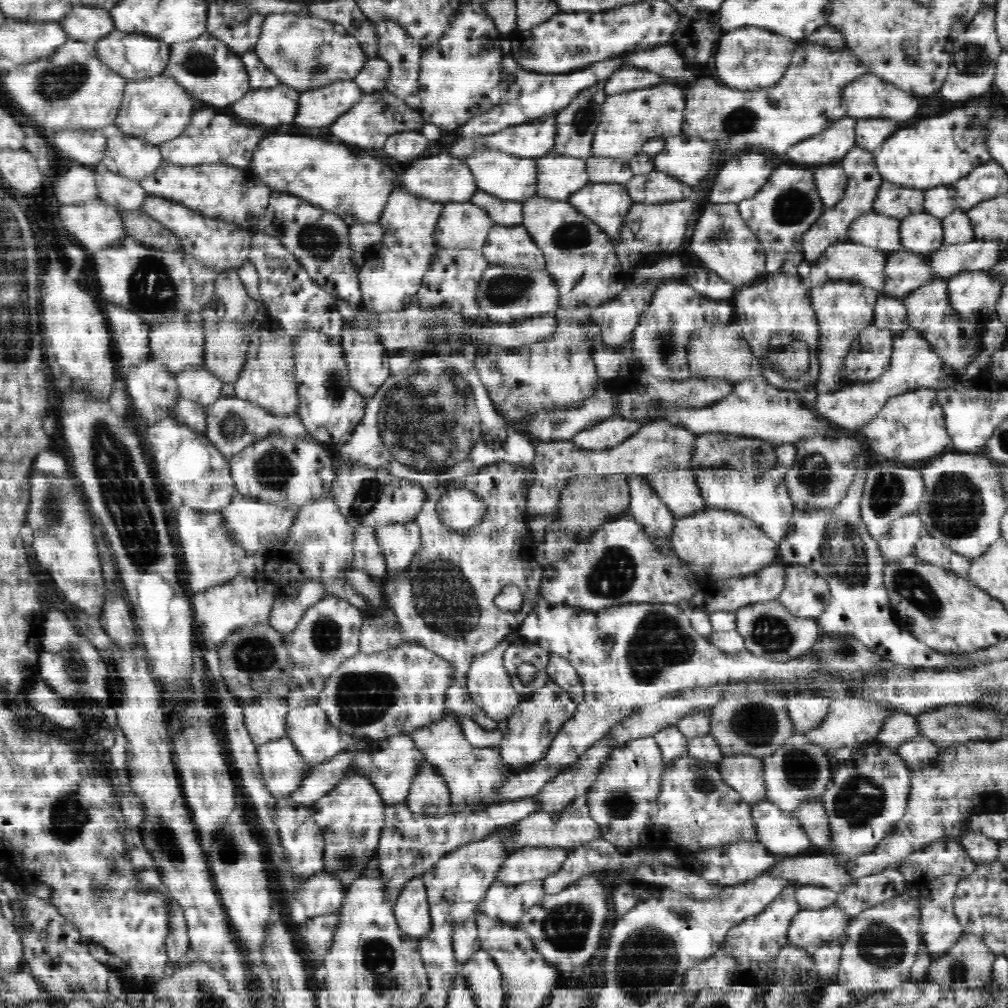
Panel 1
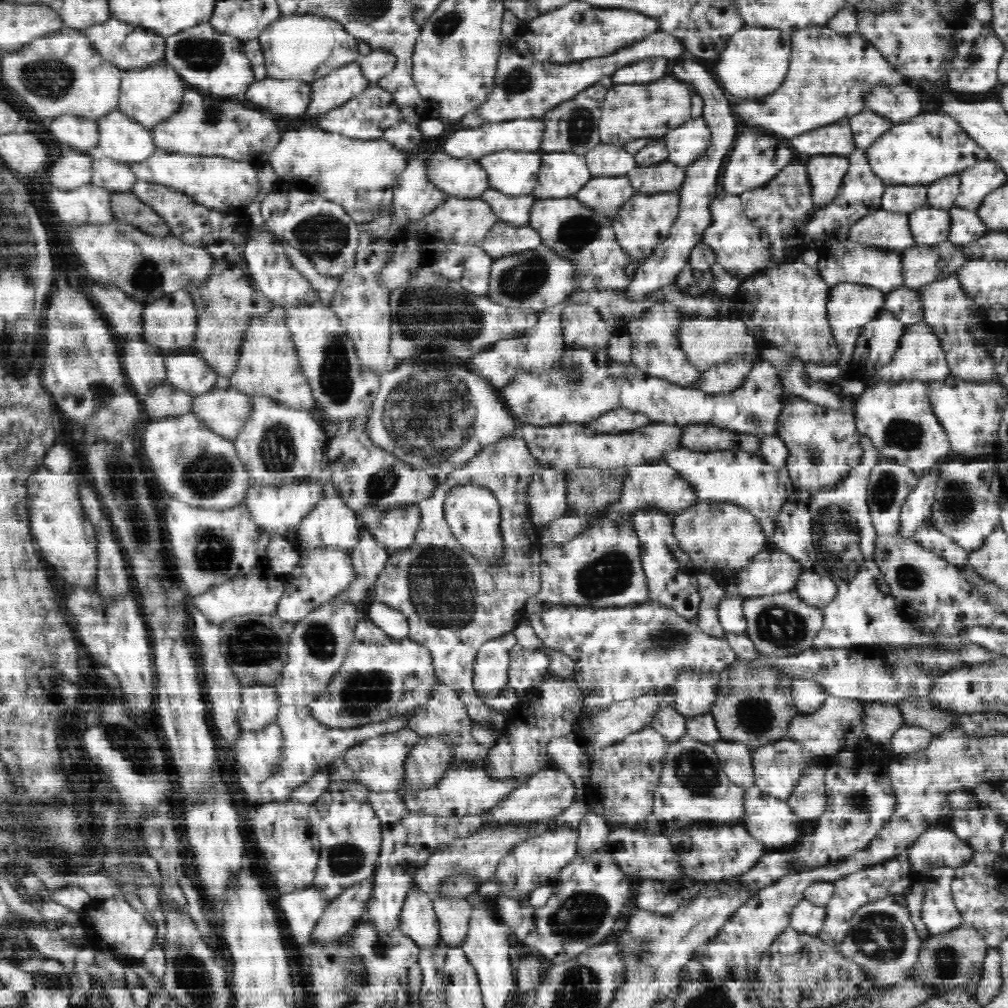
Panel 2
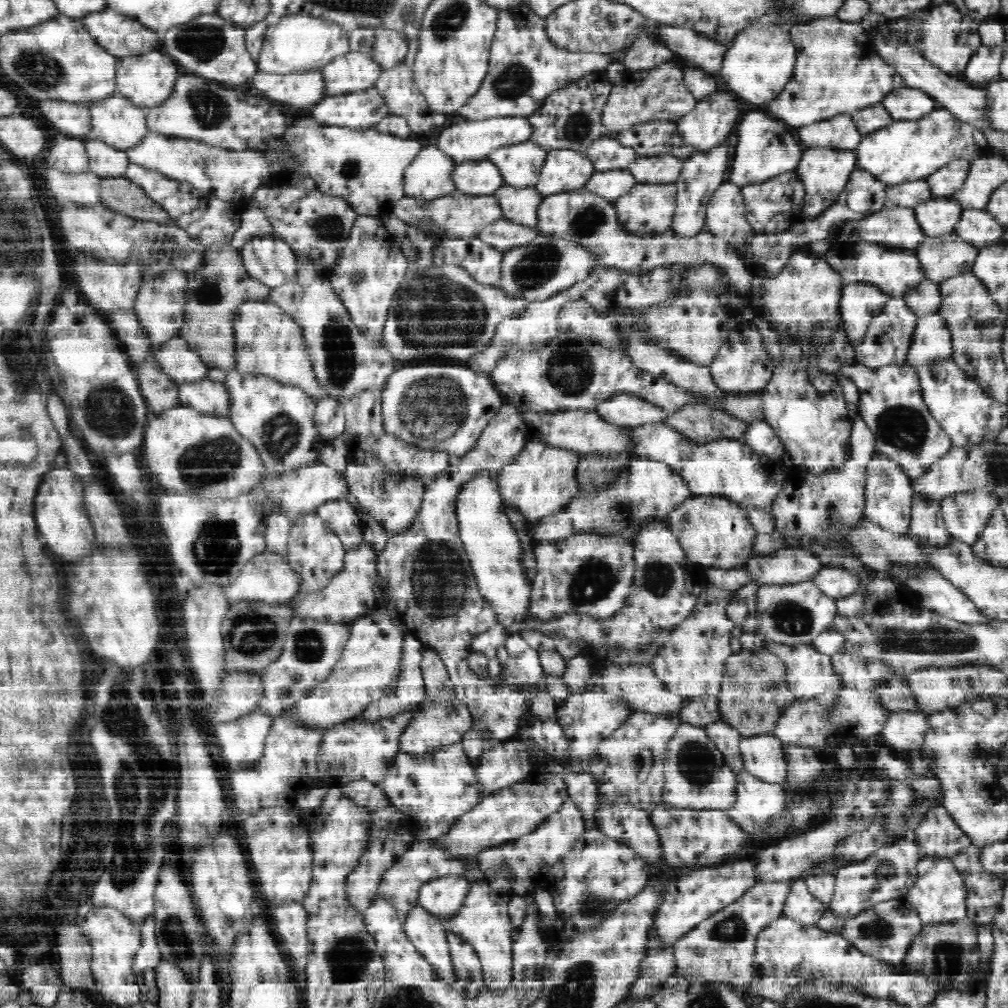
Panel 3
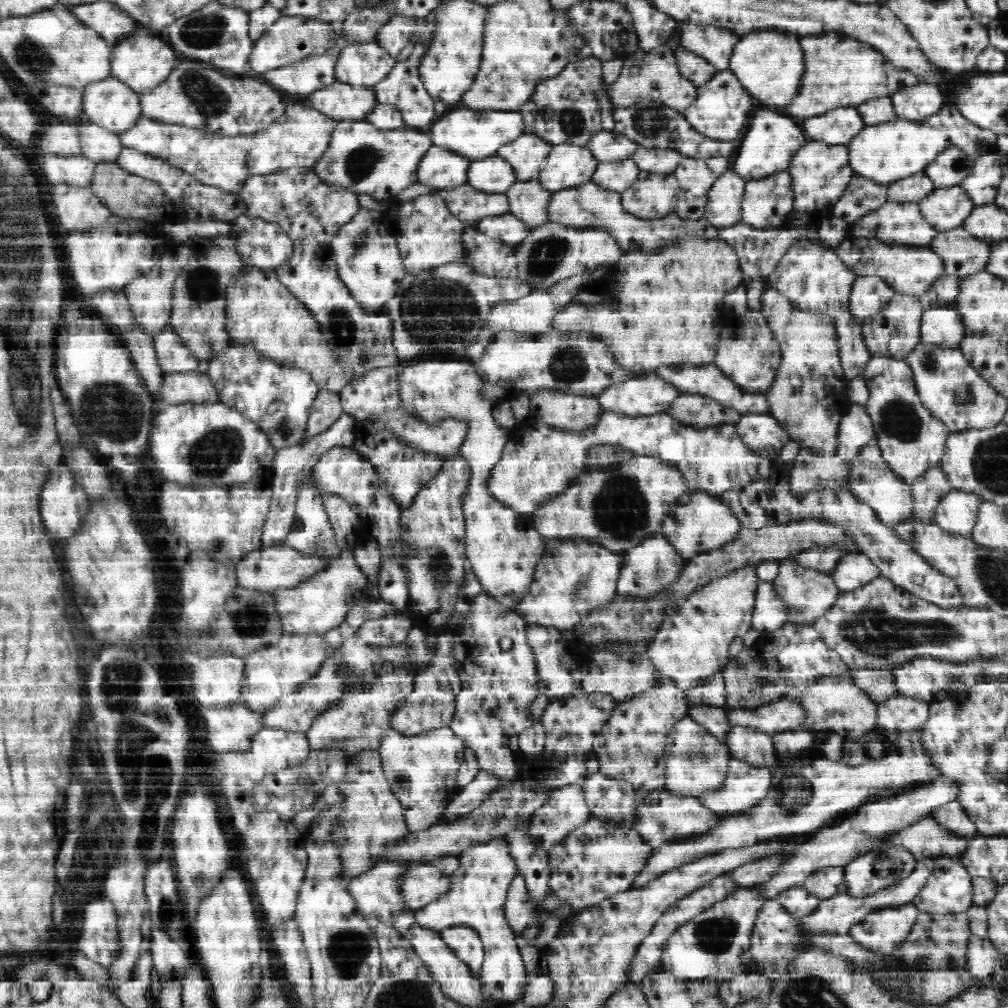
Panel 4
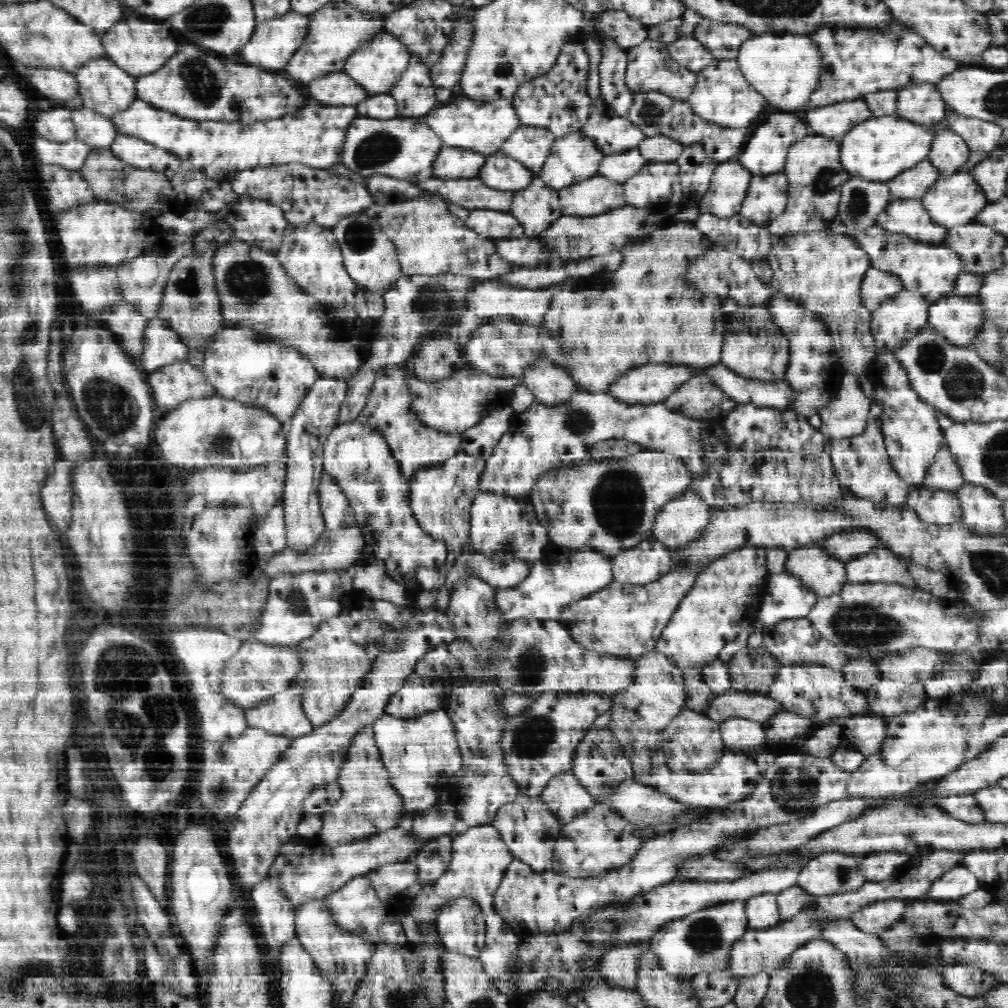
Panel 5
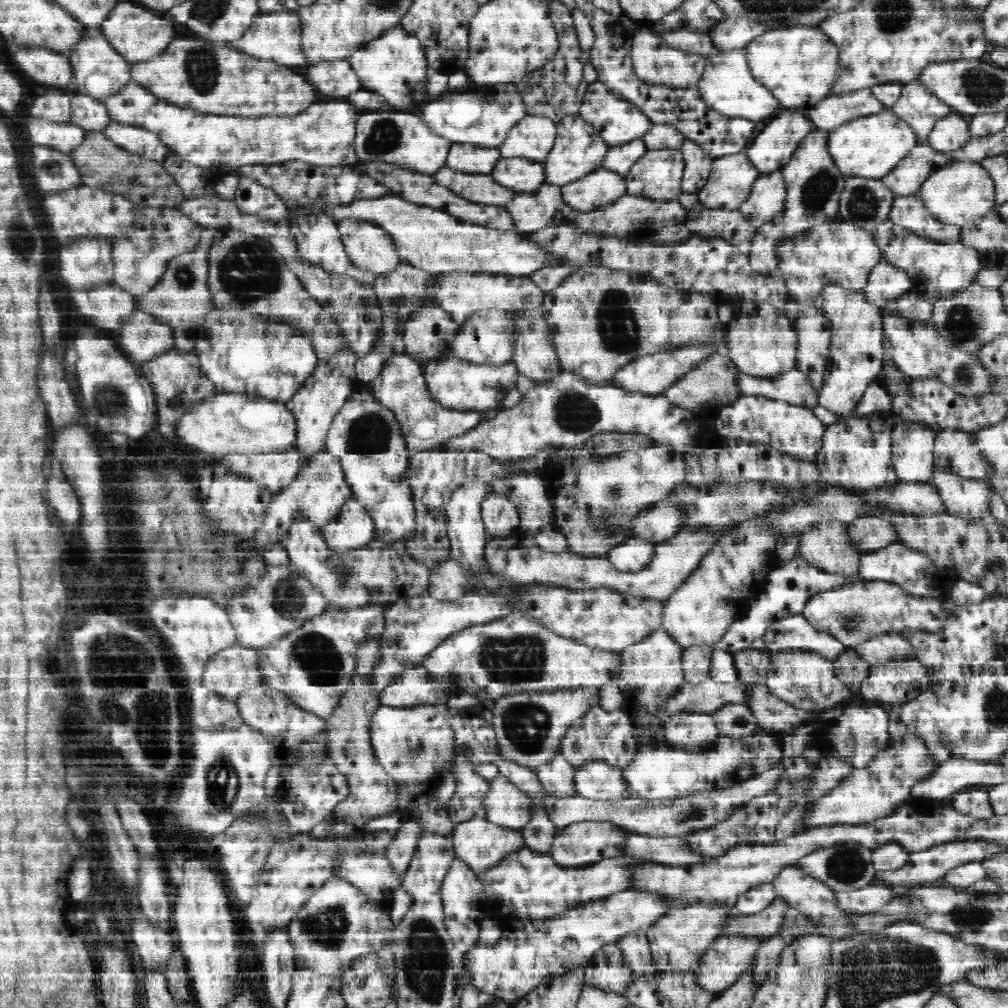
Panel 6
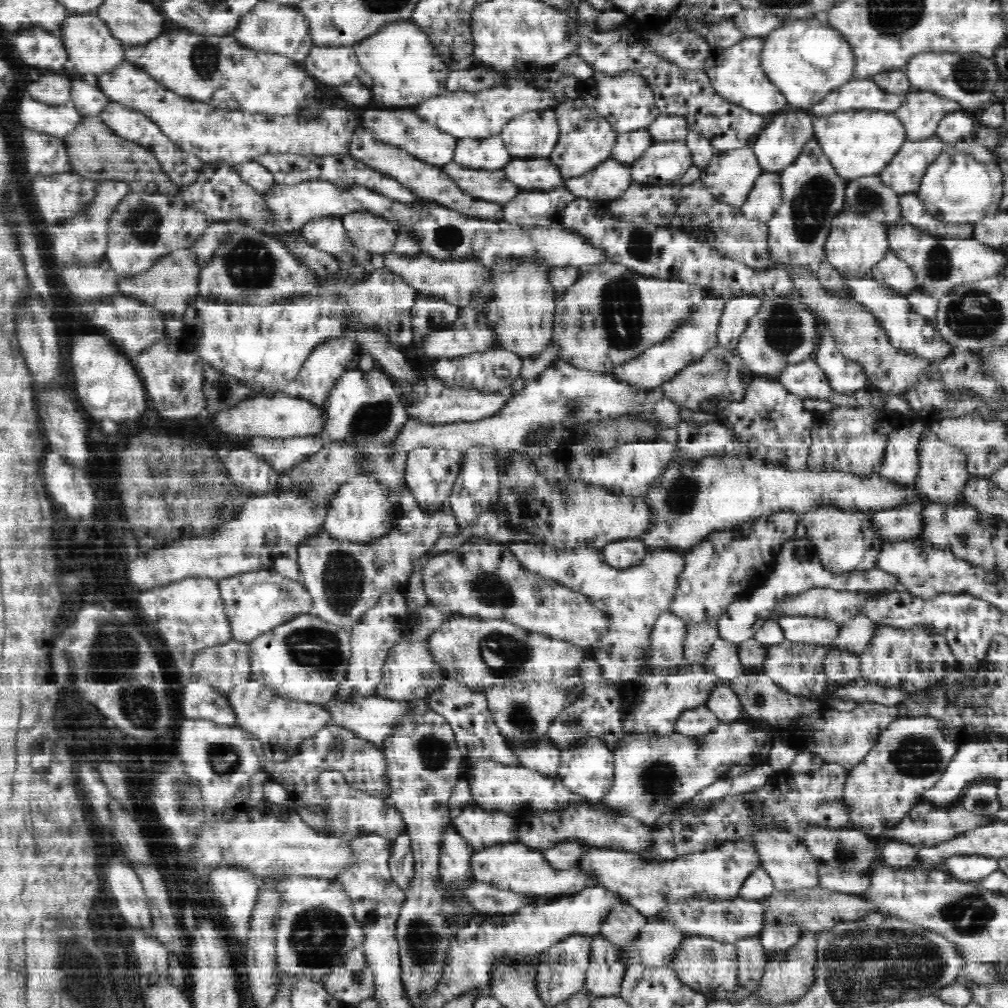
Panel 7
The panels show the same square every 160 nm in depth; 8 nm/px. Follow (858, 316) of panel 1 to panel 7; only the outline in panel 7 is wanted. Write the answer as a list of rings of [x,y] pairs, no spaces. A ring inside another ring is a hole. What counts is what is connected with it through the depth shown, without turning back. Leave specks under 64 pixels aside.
[[[890,250],[872,267],[870,273],[878,282],[890,286],[892,290],[898,290],[898,293],[907,294],[914,288],[918,289],[914,271]]]

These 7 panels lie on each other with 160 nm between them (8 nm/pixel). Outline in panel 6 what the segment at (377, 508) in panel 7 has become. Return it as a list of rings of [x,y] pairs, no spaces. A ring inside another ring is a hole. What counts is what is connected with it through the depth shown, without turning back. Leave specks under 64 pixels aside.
[[[351,495],[338,517],[320,528],[330,550],[356,550],[376,539],[377,529],[368,508]]]

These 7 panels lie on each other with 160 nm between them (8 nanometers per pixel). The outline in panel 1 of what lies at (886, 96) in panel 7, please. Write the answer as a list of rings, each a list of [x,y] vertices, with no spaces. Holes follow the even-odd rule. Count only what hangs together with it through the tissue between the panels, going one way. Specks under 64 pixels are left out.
[[[845,117],[827,126],[820,134],[805,138],[788,148],[784,158],[791,164],[820,166],[839,162],[856,144],[857,120]]]

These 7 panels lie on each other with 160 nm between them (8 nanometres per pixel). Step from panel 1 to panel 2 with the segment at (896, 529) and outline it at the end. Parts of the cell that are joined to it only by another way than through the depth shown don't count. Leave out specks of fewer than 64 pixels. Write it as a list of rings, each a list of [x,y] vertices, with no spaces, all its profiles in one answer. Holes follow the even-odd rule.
[[[932,468],[932,470],[927,471],[925,475],[922,475],[922,478],[918,480],[918,486],[914,486],[914,490],[908,495],[901,510],[900,529],[898,529],[897,532],[902,538],[913,538],[916,534],[916,530],[931,516],[931,506],[934,502],[936,484],[939,478],[940,468]]]

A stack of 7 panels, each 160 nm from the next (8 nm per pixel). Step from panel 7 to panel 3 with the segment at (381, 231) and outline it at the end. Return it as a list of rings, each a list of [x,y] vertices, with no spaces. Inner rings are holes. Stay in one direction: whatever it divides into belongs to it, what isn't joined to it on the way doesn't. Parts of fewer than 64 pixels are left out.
[[[359,215],[356,218],[344,252],[338,256],[340,262],[335,263],[342,266],[340,274],[330,276],[334,292],[338,294],[338,298],[342,298],[342,302],[346,302],[346,308],[350,310],[354,324],[366,330],[366,338],[374,339],[383,339],[386,314],[390,311],[395,294],[408,268],[407,258],[401,246],[390,236],[382,239],[374,234],[380,221],[381,219],[371,215]]]

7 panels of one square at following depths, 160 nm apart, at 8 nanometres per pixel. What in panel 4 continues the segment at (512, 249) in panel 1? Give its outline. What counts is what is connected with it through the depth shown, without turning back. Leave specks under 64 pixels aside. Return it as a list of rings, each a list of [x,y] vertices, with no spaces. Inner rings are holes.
[[[509,212],[502,215],[486,216],[476,223],[474,228],[502,244],[513,246],[519,245],[532,229]]]

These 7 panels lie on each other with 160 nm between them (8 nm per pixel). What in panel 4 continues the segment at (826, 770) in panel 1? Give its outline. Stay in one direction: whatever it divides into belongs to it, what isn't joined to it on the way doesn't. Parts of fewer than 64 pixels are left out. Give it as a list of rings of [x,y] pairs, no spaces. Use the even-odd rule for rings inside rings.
[[[731,726],[726,734],[726,745],[734,758],[742,759],[753,767],[773,767],[777,751],[772,735],[747,726]]]

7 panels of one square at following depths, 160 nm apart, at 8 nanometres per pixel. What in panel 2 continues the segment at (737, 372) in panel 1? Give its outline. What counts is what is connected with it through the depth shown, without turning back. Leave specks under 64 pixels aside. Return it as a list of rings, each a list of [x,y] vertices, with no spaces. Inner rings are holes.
[[[679,310],[681,314],[683,314],[682,323],[680,323],[679,329],[679,346],[681,347],[681,350],[686,354],[686,357],[688,358],[688,363],[692,364],[694,367],[696,367],[698,370],[701,371],[701,373],[704,373],[705,370],[708,370],[708,368],[712,366],[716,366],[720,363],[726,363],[727,361],[730,361],[731,359],[736,358],[736,356],[740,356],[743,354],[743,352],[749,352],[750,355],[756,356],[758,355],[758,346],[756,341],[753,339],[752,335],[749,334],[749,332],[746,332],[746,323],[742,322],[740,318],[737,318],[736,316],[726,316],[722,317],[717,315],[714,317],[714,314],[710,314],[708,317],[702,317],[700,314],[684,314],[682,311]]]

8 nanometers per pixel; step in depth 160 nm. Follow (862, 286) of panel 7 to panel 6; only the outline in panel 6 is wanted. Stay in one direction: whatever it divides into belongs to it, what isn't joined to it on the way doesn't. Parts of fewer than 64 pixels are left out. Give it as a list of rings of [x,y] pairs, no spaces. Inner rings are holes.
[[[883,309],[883,346],[907,379],[924,381],[940,379],[942,385],[954,389],[963,398],[982,398],[995,388],[995,377],[979,362],[977,353],[968,353],[953,348],[938,330],[928,330],[921,321],[902,319],[898,312]]]

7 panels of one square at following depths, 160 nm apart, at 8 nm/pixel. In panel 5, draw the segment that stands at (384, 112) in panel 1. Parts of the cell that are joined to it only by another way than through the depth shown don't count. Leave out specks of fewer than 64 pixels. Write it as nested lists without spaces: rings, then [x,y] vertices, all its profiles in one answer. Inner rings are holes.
[[[344,70],[335,71],[330,74],[320,76],[320,78],[314,78],[312,82],[307,86],[309,96],[314,96],[320,104],[326,106],[358,106],[361,102],[364,102],[366,98],[370,96],[364,87],[356,82],[353,78],[350,78],[349,74],[346,74]]]

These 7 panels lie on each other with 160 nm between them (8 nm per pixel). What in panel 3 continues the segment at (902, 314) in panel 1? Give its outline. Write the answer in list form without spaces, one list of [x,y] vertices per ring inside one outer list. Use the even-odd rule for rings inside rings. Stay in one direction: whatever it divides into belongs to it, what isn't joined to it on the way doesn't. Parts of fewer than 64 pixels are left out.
[[[924,280],[903,294],[906,306],[918,319],[936,313],[942,300],[938,282]]]

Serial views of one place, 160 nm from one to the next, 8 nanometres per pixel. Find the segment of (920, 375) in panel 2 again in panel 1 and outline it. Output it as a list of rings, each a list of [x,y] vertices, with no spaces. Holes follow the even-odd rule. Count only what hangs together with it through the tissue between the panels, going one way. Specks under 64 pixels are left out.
[[[908,327],[906,331],[894,337],[890,366],[881,378],[870,383],[847,383],[846,387],[840,391],[813,396],[811,397],[812,410],[818,416],[835,422],[836,425],[860,431],[866,422],[870,422],[878,414],[878,410],[882,410],[888,398],[920,388],[934,389],[938,392],[955,386],[958,378],[955,370],[942,361],[940,355],[922,337],[922,334]]]

